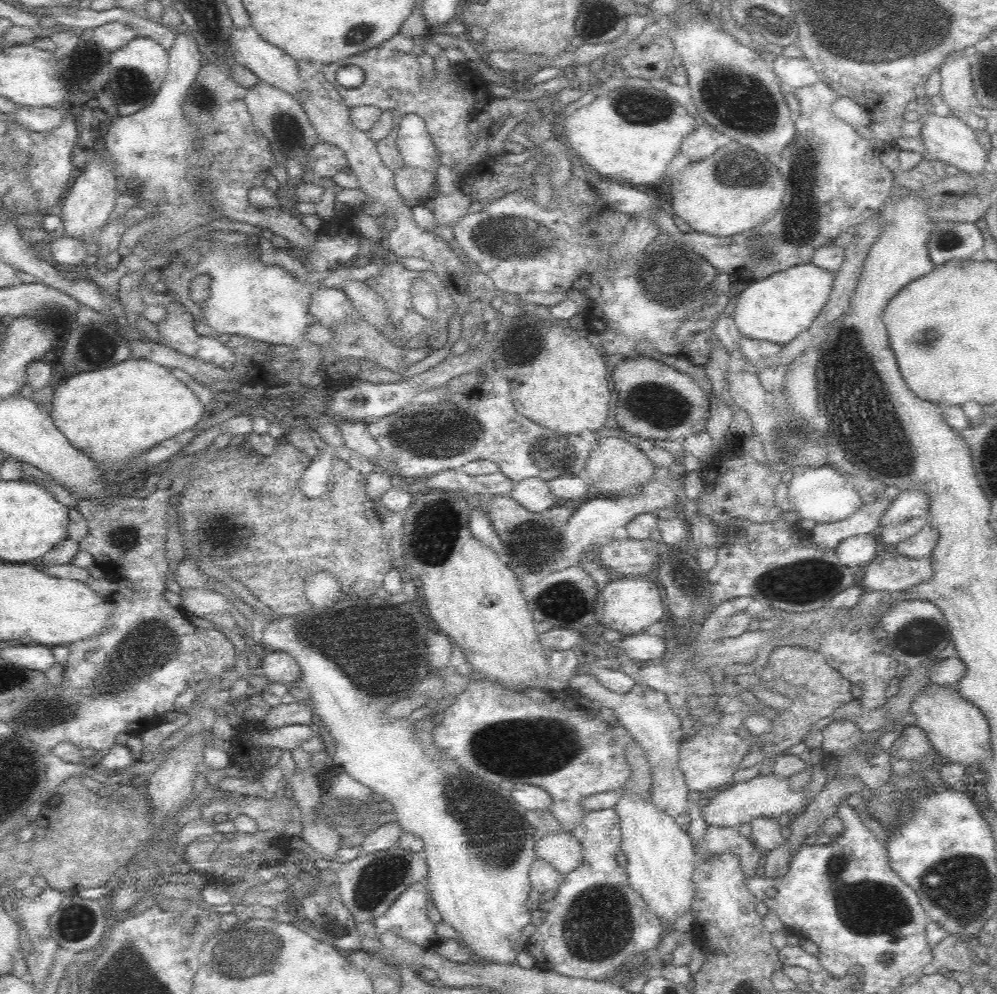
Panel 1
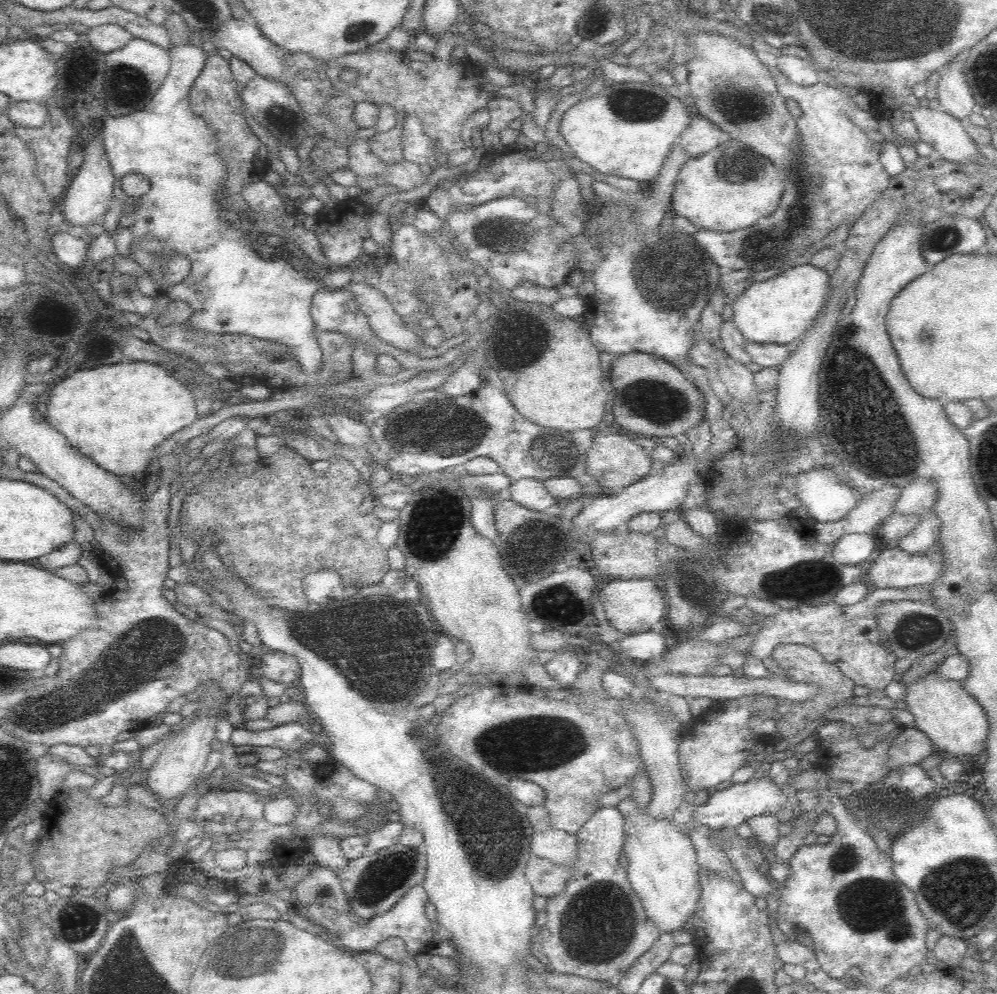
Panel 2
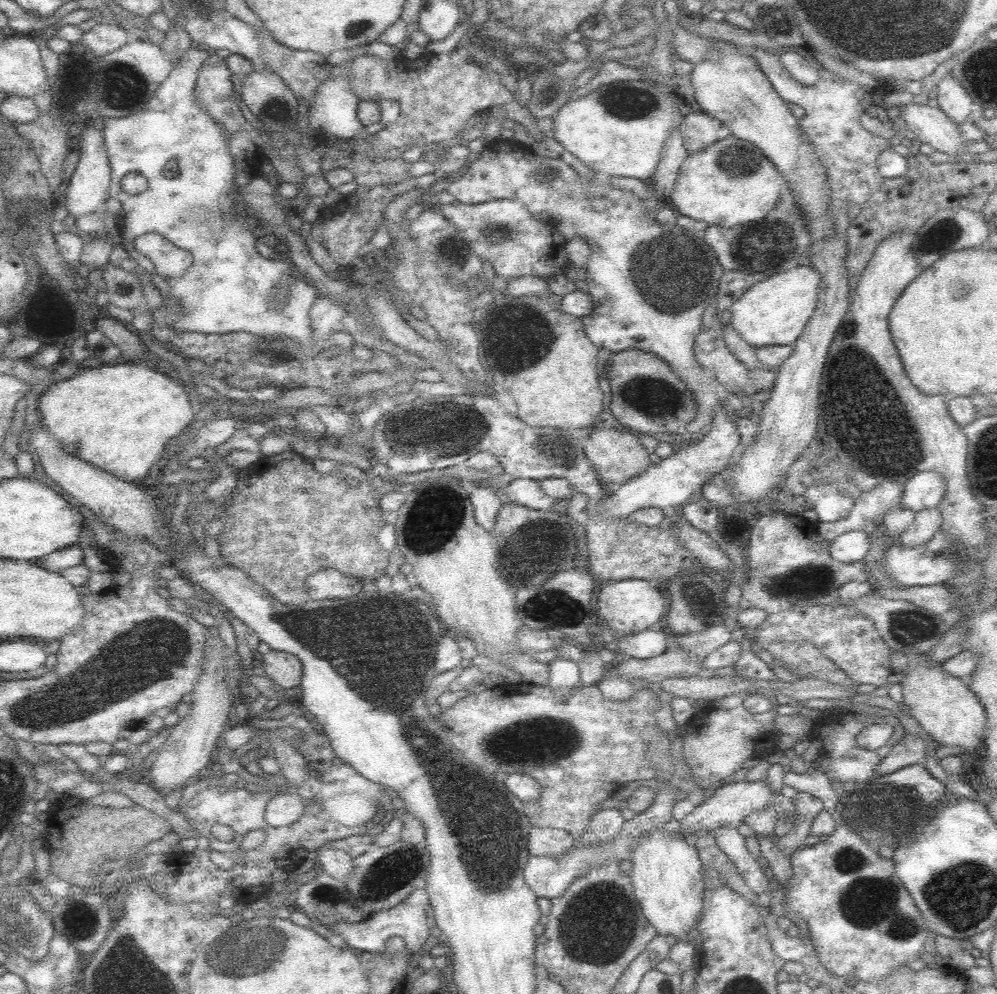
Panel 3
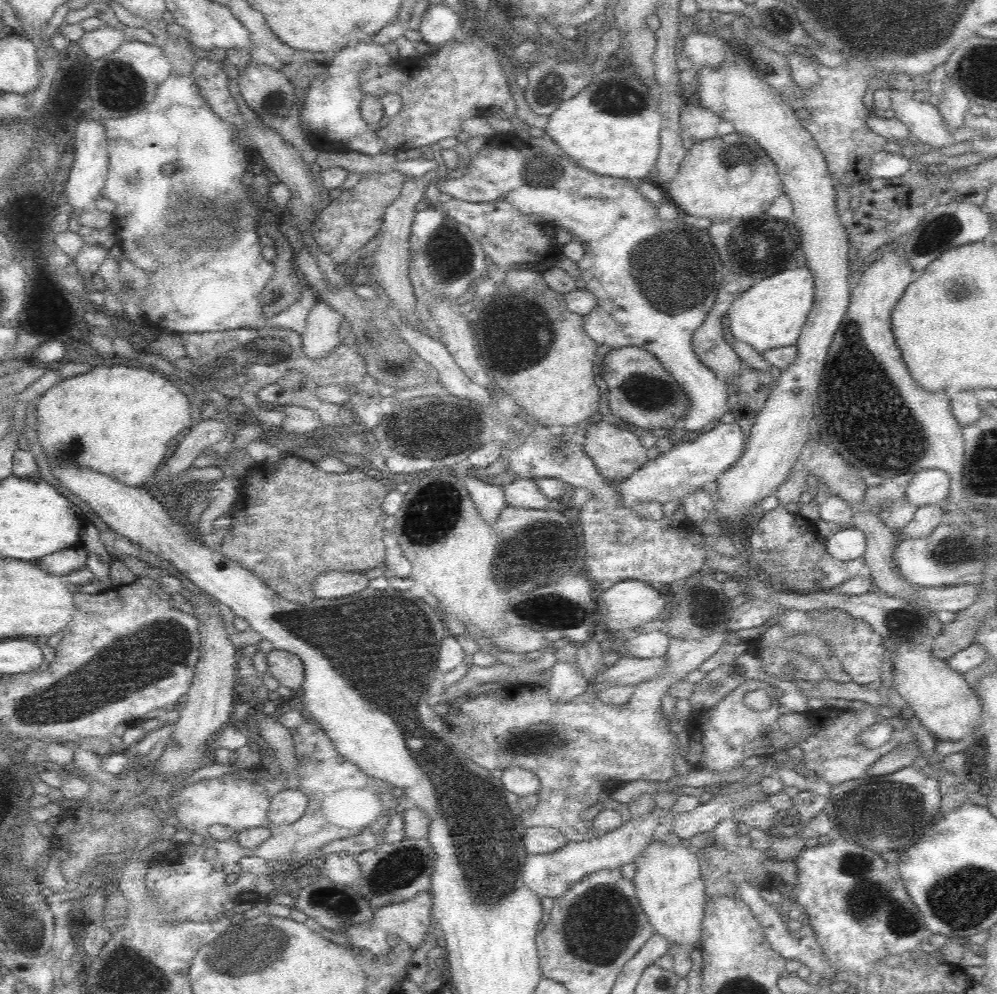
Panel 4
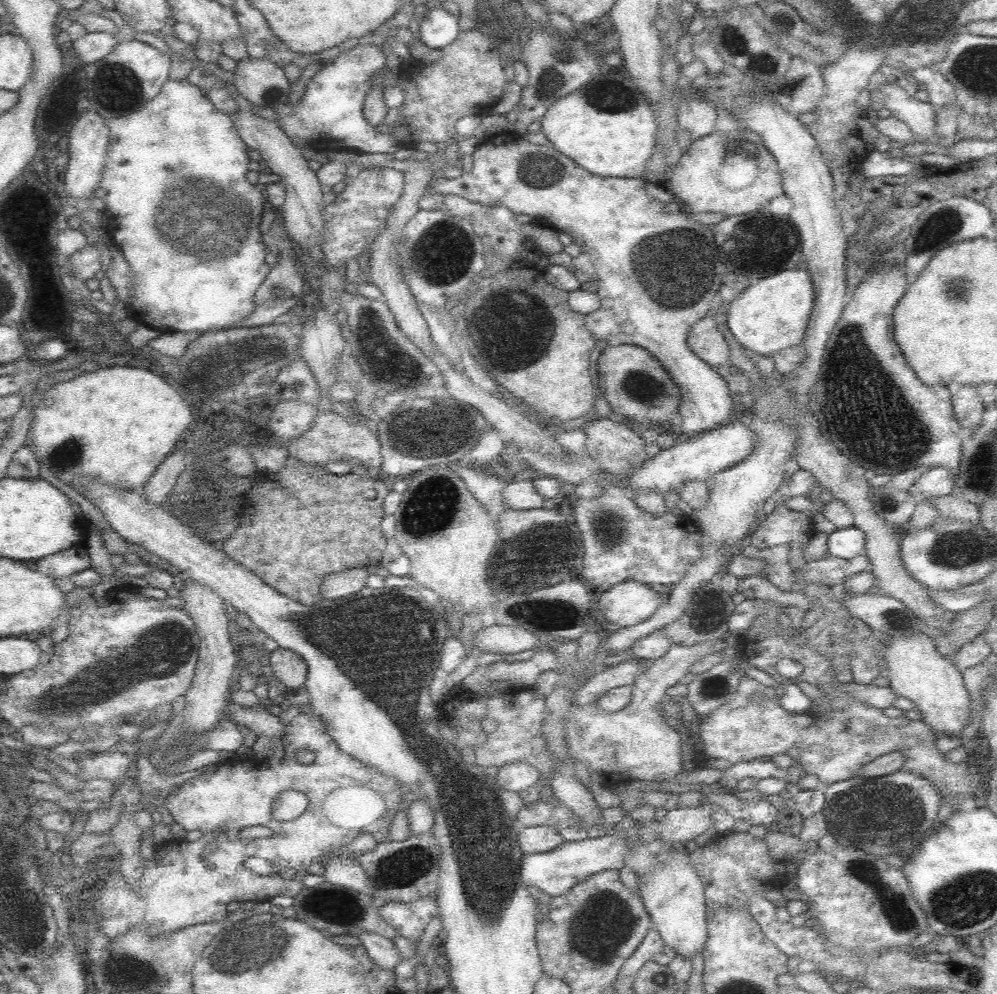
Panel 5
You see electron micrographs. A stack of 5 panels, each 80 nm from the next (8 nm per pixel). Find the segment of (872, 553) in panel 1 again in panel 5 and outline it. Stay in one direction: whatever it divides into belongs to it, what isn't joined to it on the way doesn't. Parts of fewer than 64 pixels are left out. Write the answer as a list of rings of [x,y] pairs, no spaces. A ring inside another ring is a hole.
[[[854,526],[843,529],[831,529],[827,539],[830,555],[852,559],[865,551],[865,535]]]

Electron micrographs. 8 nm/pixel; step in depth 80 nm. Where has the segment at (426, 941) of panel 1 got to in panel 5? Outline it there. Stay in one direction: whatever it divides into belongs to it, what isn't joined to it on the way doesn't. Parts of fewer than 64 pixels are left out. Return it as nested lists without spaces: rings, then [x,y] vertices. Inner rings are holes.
[[[426,897],[409,903],[381,903],[380,914],[390,926],[394,927],[397,935],[418,940],[428,922],[437,916],[438,901]],[[361,932],[356,938],[360,938],[370,960],[379,968],[393,970],[401,962],[402,958],[393,939],[370,932]]]

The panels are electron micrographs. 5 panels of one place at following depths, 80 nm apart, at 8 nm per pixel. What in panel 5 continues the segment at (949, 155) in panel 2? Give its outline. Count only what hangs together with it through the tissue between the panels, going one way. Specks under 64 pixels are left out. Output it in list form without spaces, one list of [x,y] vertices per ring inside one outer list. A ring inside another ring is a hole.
[[[895,83],[878,86],[874,92],[873,89],[871,92],[871,97],[882,94],[884,108],[892,113],[892,117],[905,122],[910,131],[916,135],[916,141],[925,143],[938,139],[935,135],[934,106],[908,96],[908,92]]]

